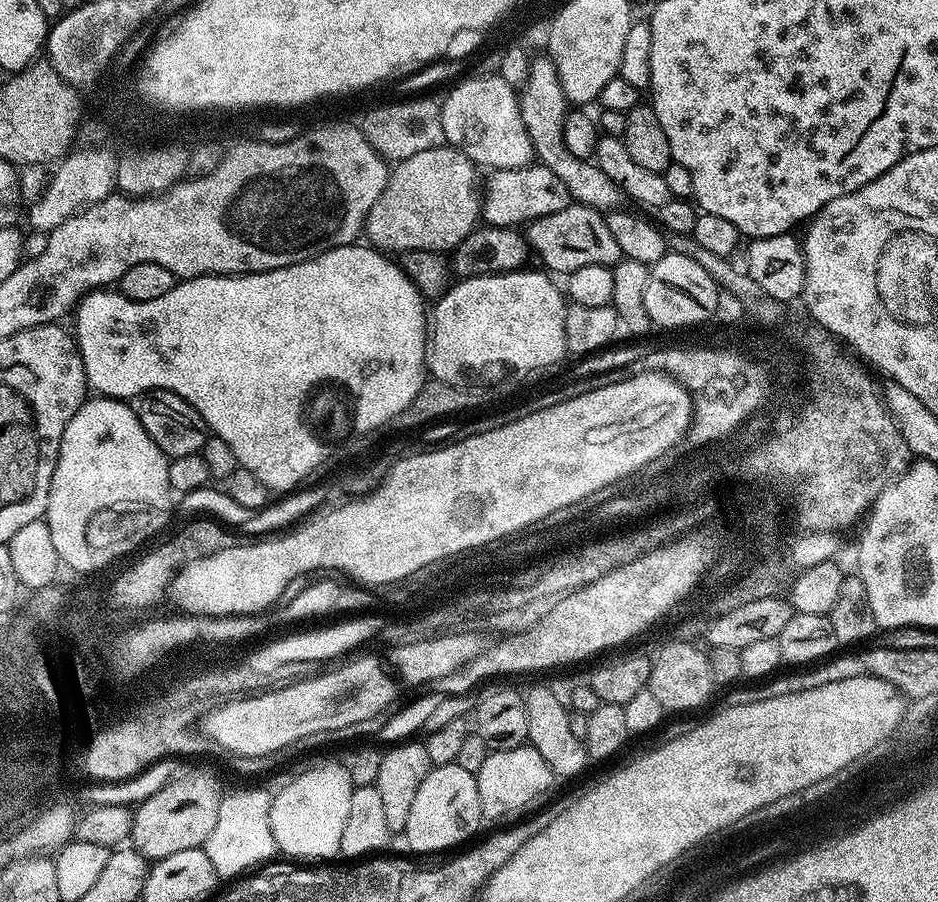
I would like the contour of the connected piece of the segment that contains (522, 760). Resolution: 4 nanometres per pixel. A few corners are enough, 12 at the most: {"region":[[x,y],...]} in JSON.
{"region":[[530,746],[489,751],[474,775],[480,814],[526,811],[554,783]]}

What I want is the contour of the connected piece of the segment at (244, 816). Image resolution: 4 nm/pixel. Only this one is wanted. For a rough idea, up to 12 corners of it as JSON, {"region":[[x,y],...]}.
{"region":[[272,796],[223,797],[202,847],[217,877],[236,876],[278,849]]}

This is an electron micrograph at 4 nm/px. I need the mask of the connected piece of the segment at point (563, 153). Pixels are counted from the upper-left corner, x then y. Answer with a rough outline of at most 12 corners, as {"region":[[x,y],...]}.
{"region":[[548,54],[519,93],[533,155],[577,204],[612,210],[622,193],[565,148],[568,101]]}

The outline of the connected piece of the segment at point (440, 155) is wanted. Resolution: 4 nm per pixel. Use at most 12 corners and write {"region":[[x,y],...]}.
{"region":[[470,157],[399,161],[368,215],[388,254],[451,253],[482,220]]}

